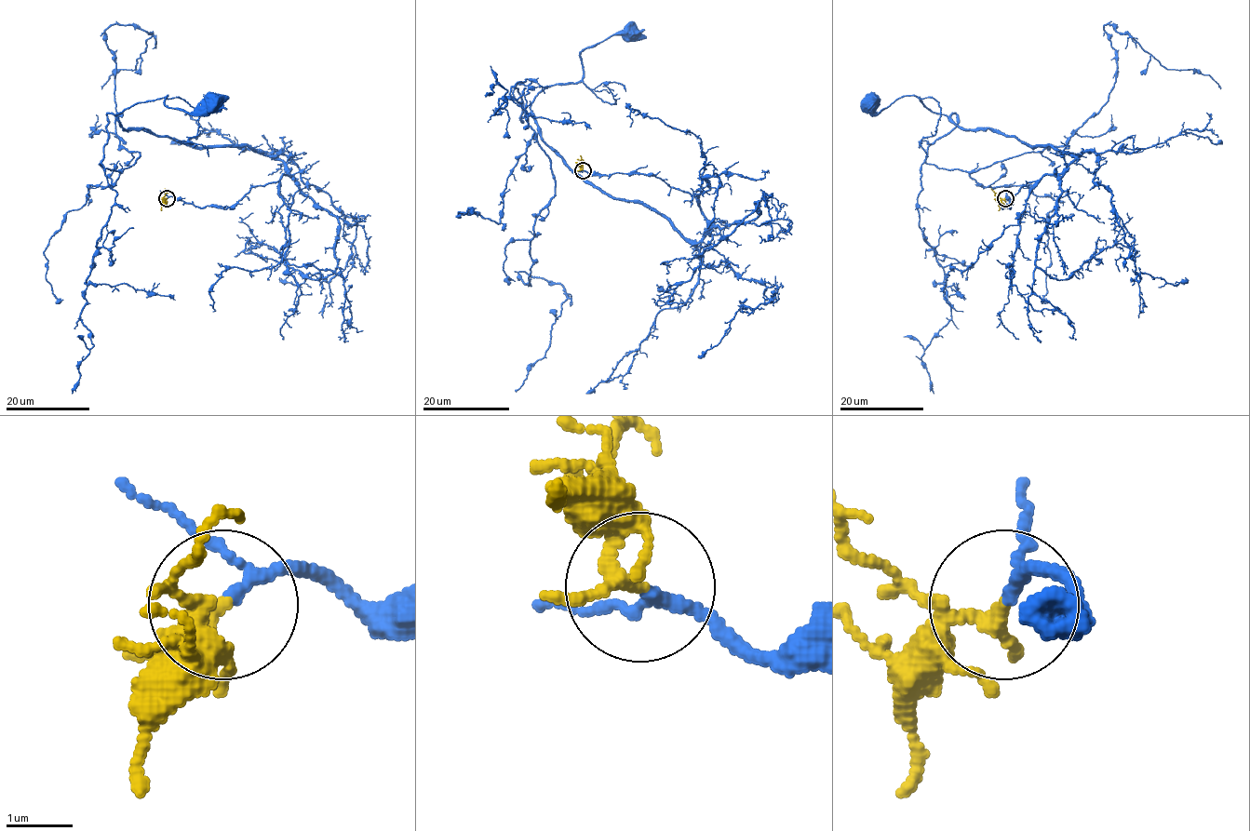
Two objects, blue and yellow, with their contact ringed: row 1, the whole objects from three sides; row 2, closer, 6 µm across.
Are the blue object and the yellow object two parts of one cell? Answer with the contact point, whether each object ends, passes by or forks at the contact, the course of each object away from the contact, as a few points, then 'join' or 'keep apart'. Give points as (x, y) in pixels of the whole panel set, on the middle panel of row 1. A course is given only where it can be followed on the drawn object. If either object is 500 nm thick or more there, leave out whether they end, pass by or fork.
place (583, 170); blue passes by; yellow passes by; course blue (583, 169), (659, 177), (706, 234), (587, 183), (530, 109), (582, 79), (583, 51), (631, 34); course yellow (583, 169), (581, 155); join

